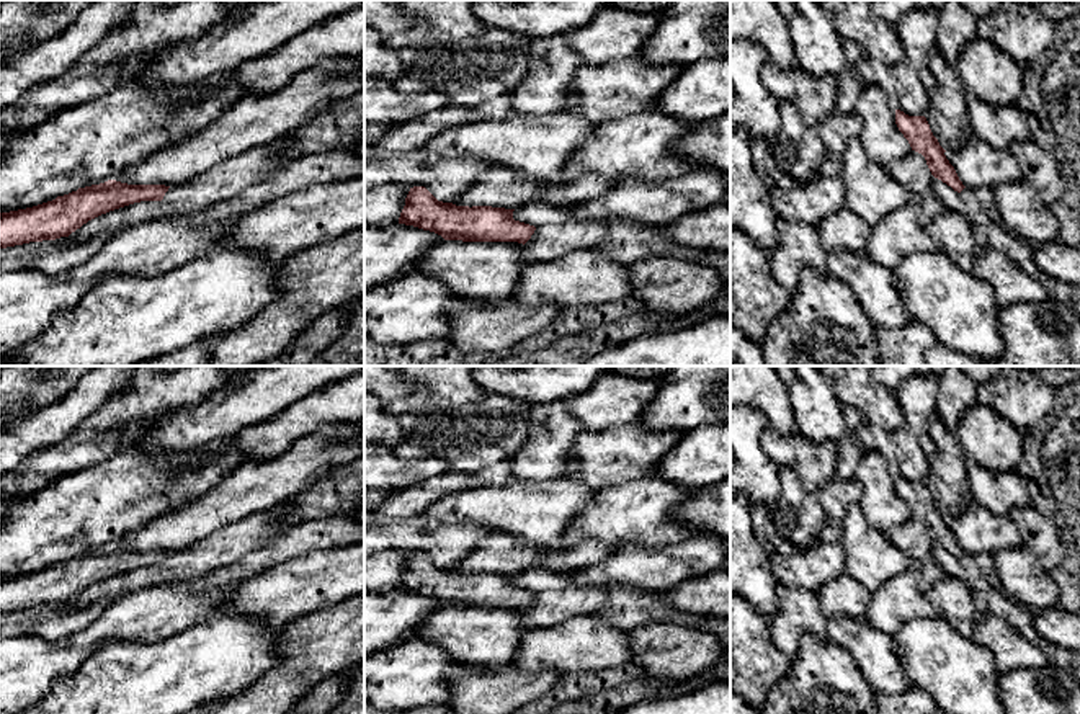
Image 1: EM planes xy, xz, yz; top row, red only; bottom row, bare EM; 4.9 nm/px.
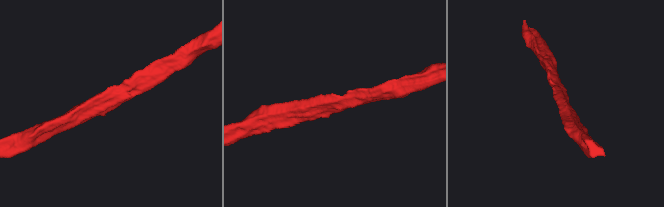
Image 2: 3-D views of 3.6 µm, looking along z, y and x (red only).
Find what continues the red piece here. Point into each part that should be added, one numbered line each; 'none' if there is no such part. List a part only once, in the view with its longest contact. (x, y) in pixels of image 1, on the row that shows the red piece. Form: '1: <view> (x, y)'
none

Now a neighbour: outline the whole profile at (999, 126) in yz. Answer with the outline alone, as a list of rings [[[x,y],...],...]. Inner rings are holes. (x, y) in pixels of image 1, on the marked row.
[[[967,93],[969,124],[980,141],[995,149],[1010,149],[1029,139],[1028,119],[1016,105],[992,106]]]

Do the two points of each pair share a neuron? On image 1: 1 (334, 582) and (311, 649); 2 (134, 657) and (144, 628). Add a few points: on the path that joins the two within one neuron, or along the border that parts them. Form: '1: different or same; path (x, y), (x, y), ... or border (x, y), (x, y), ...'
1: different; border (347, 598), (290, 621)
2: different; border (177, 633), (156, 641), (107, 641), (103, 644)

